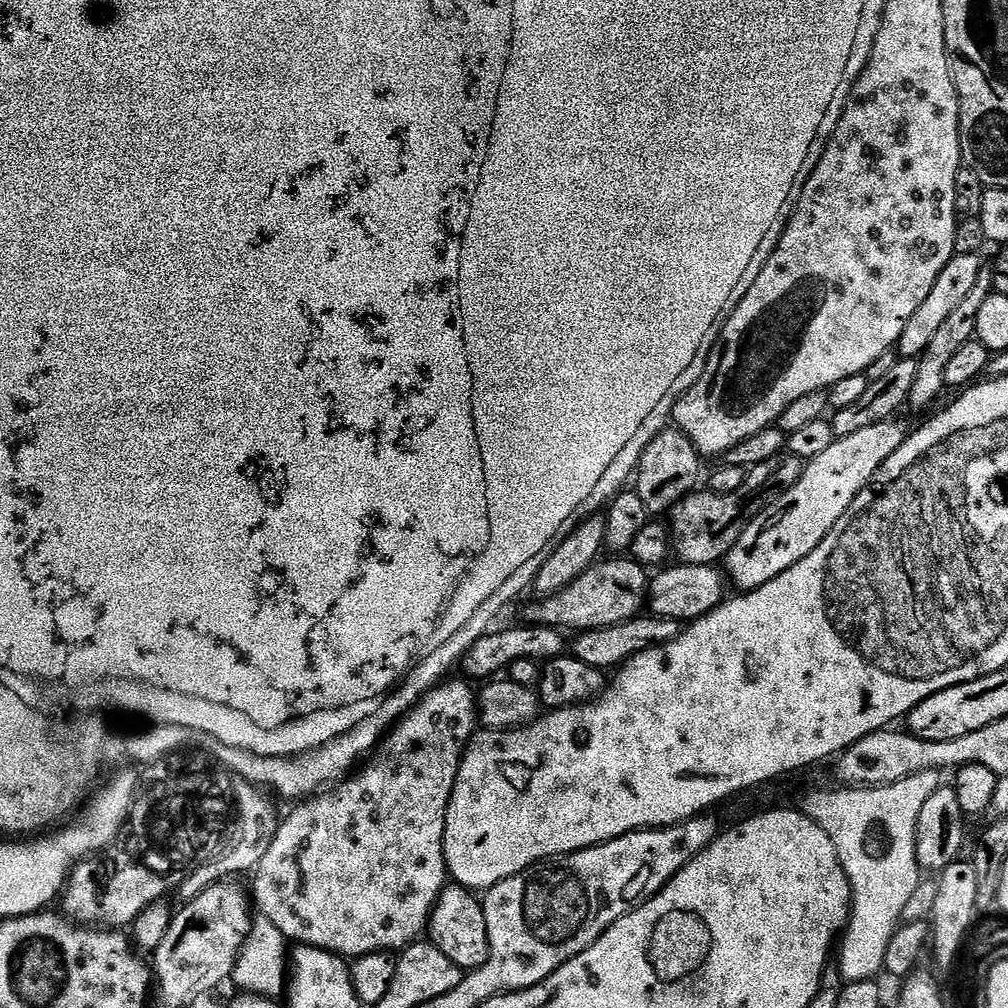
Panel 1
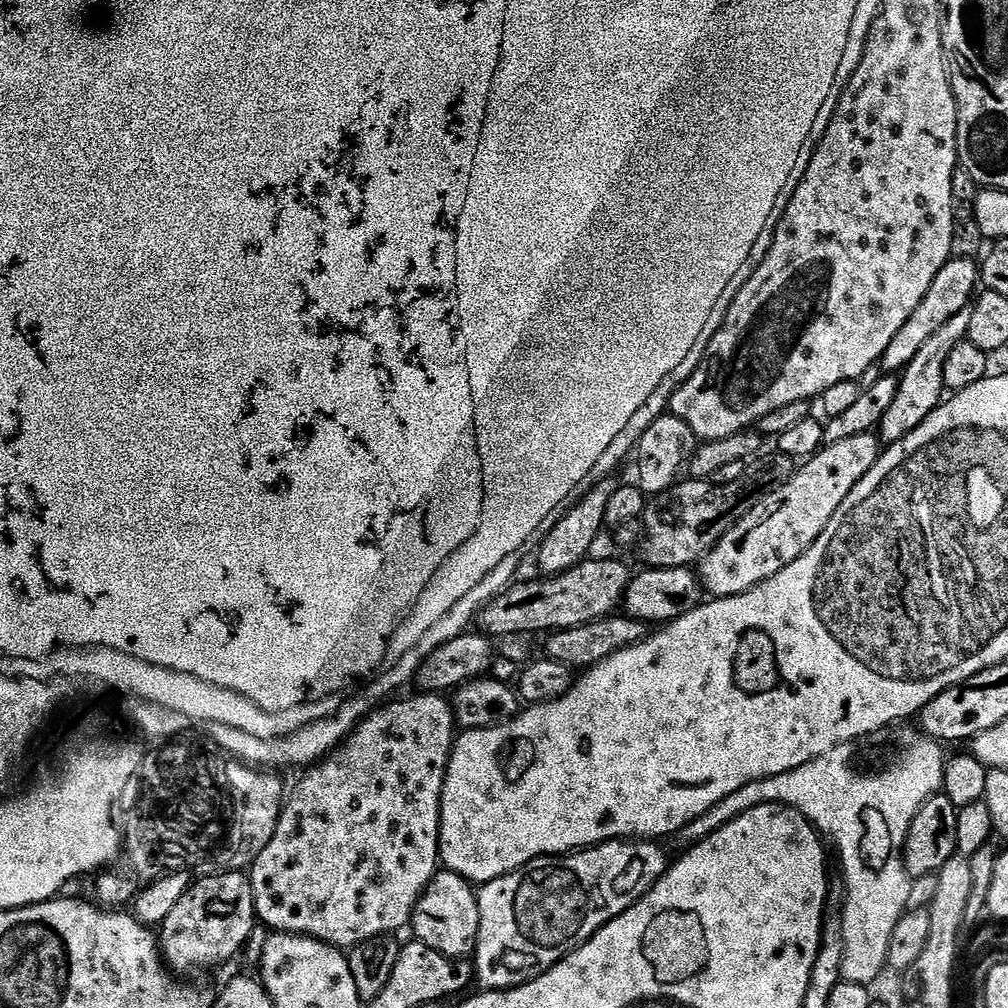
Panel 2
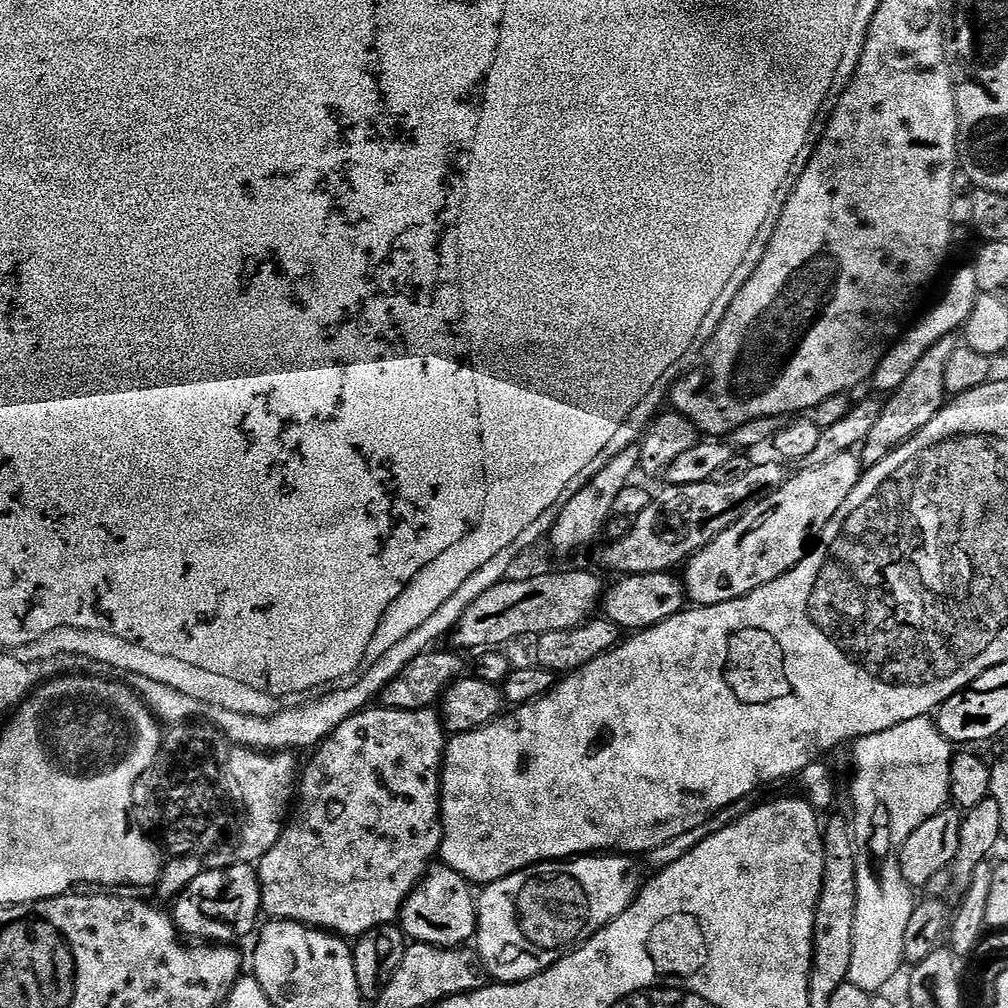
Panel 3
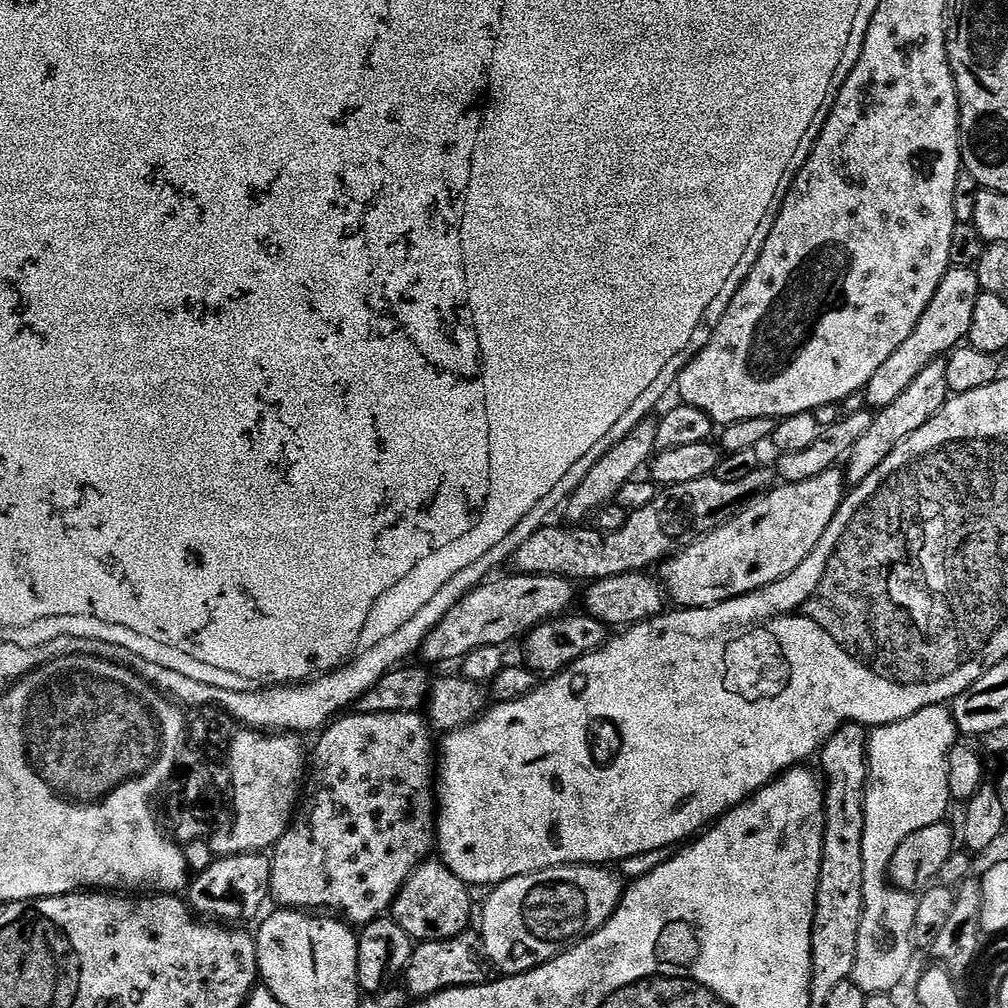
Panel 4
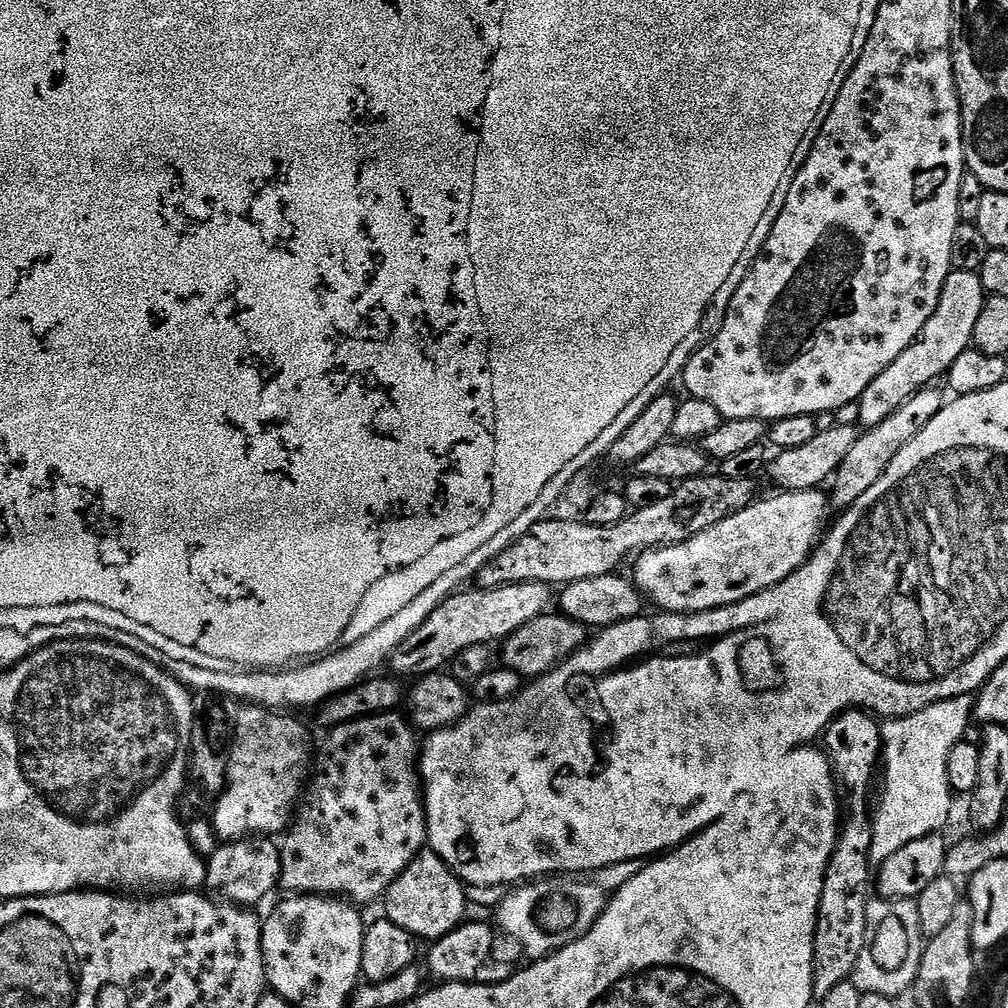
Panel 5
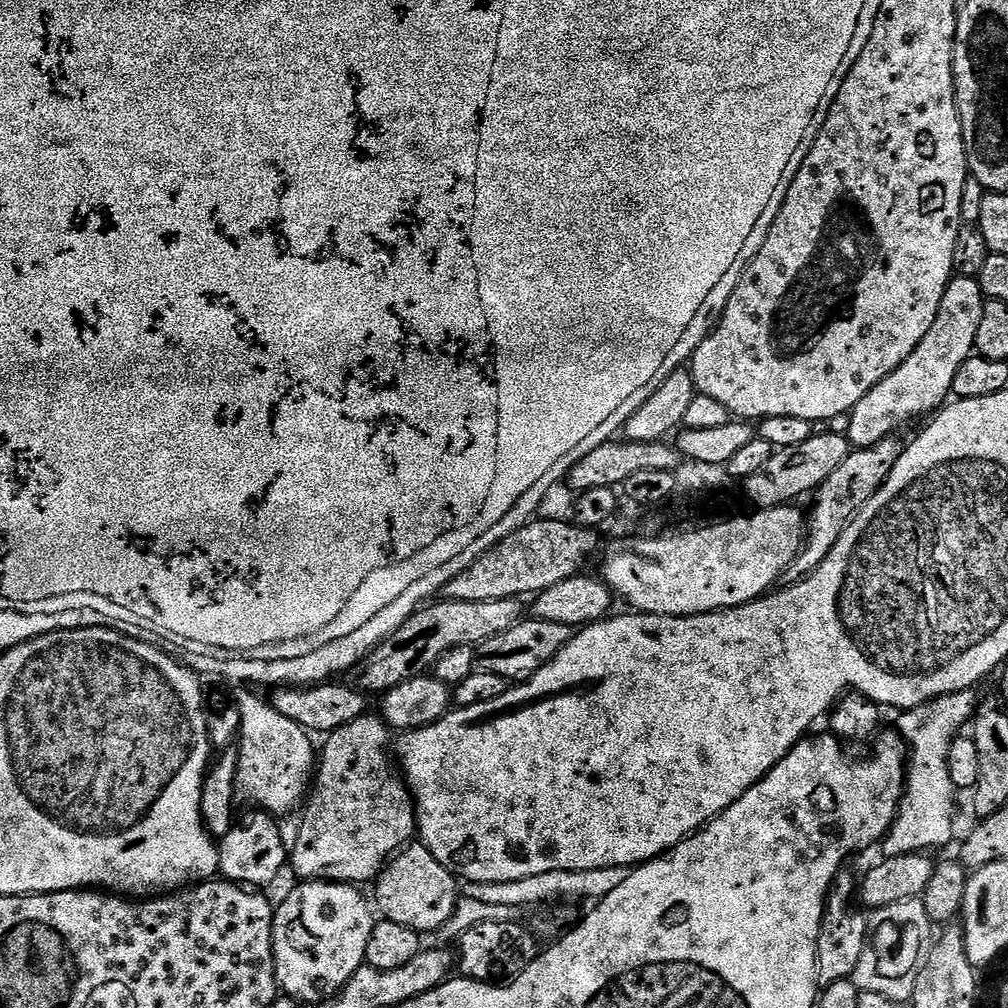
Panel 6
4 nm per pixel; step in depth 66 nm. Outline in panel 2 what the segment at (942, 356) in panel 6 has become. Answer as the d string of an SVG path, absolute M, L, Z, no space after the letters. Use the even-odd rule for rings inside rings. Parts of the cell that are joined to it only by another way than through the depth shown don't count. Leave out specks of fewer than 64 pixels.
M949 259L942 271L934 278L934 282L930 286L926 298L922 298L918 310L914 310L914 314L910 314L906 326L902 326L902 330L898 330L898 334L894 334L890 346L886 346L884 355L878 361L879 367L884 367L883 371L888 374L903 372L905 366L914 362L914 354L918 354L918 350L922 350L922 346L930 340L930 336L936 330L946 325L952 316L958 315L959 312L965 311L969 307L970 301L977 291L976 284L978 288L978 264L975 259Z

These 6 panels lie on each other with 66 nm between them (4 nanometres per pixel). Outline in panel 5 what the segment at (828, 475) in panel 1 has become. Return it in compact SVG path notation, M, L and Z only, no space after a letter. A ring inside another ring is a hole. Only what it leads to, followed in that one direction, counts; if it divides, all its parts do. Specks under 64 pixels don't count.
M816 488L798 492L780 490L776 492L777 496L753 500L748 508L738 510L738 514L728 516L686 542L666 544L663 548L646 548L635 557L631 579L651 603L653 600L660 607L657 609L668 614L709 612L742 602L770 586L780 584L798 571L812 555L822 536L820 527L824 524L824 511L830 508L829 497L825 493L823 496L822 492Z

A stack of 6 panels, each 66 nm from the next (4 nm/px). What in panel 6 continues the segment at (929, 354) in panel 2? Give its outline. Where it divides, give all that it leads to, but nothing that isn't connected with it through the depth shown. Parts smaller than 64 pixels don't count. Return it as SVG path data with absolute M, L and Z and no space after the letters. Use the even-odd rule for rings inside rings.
M887 436L885 440L869 448L849 451L848 457L814 492L816 501L812 504L812 513L807 513L806 535L803 537L800 552L788 567L789 577L803 578L824 561L824 555L834 546L849 520L884 485L890 470L894 470L894 462L898 462L905 447L905 441L900 441L896 436Z

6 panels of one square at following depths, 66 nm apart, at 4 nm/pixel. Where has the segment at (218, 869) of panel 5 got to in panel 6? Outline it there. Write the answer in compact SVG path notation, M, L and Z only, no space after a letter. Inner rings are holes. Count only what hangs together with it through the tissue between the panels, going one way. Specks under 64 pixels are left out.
M259 808L249 809L218 842L219 873L233 883L250 888L263 888L272 883L287 865L288 846L282 838L279 822L272 814Z

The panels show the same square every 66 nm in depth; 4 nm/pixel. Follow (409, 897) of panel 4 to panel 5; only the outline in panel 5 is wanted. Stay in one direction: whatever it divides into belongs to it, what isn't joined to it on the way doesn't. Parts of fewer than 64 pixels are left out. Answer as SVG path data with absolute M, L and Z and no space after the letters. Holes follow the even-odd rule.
M431 850L419 852L396 878L382 897L383 915L394 926L402 926L417 941L440 940L465 923L468 894L465 885L452 869Z

